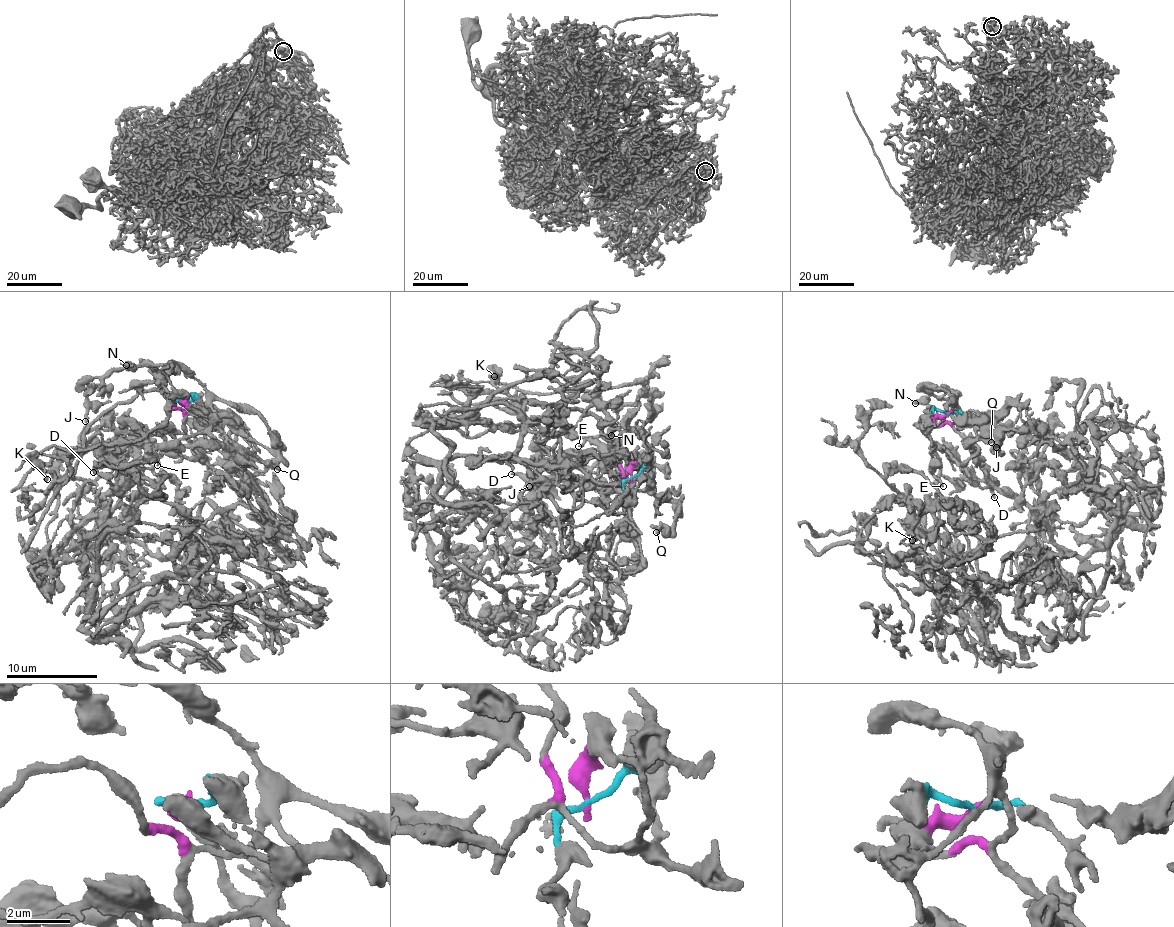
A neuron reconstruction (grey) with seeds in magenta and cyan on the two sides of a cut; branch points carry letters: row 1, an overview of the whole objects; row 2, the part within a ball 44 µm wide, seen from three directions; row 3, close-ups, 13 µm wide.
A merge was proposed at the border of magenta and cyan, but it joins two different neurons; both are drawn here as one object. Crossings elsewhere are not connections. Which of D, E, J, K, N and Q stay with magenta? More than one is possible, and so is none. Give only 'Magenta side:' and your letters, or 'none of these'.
Magenta side: D, E, J, K, N, Q

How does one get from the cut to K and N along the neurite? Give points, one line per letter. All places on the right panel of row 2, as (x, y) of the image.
K: (949, 412), (942, 424), (921, 419), (940, 468), (925, 533), (915, 529), (913, 541)
N: (949, 412), (946, 422), (958, 413), (944, 389), (926, 386), (922, 389), (930, 393), (915, 403)

